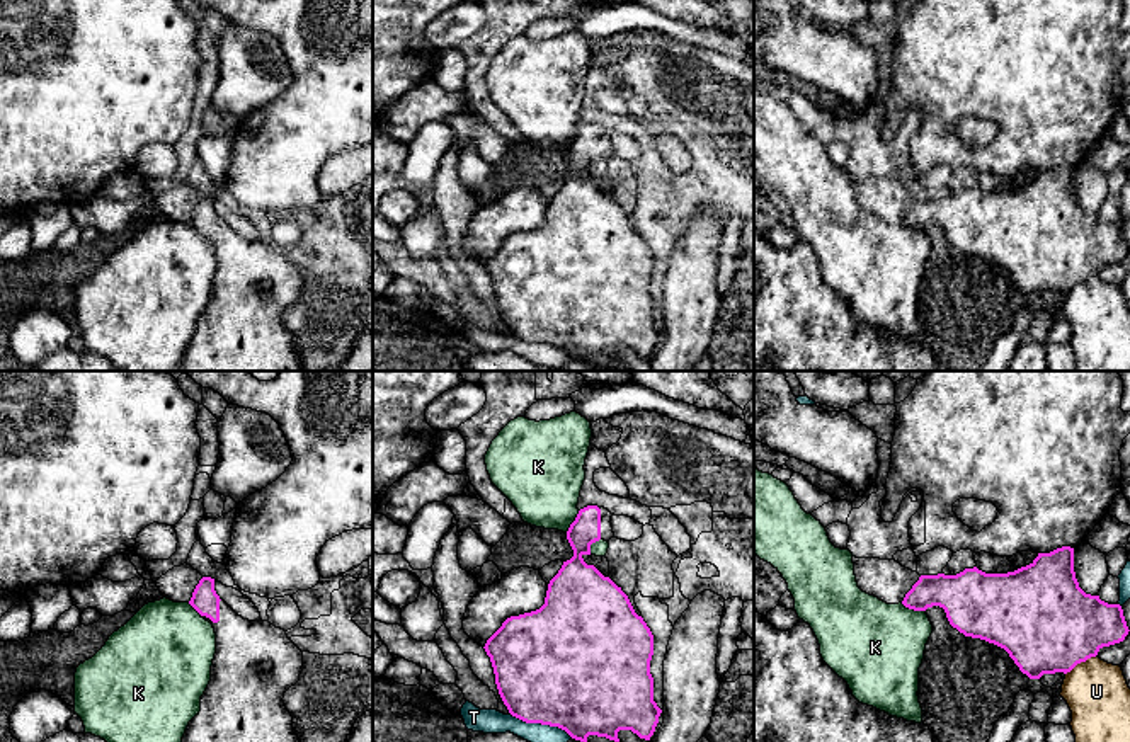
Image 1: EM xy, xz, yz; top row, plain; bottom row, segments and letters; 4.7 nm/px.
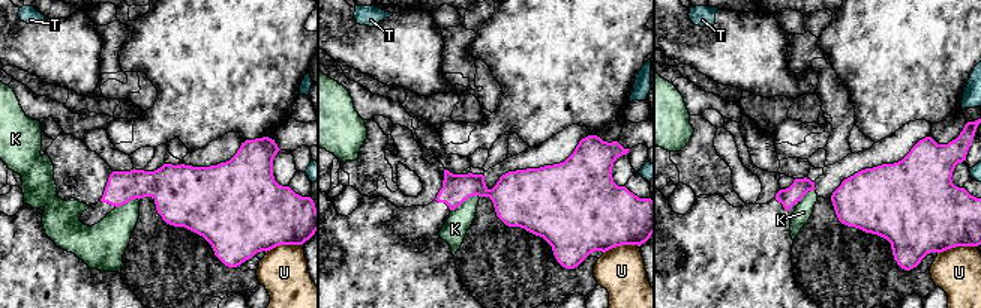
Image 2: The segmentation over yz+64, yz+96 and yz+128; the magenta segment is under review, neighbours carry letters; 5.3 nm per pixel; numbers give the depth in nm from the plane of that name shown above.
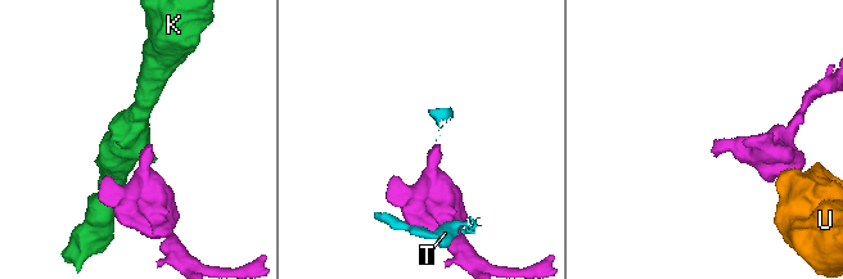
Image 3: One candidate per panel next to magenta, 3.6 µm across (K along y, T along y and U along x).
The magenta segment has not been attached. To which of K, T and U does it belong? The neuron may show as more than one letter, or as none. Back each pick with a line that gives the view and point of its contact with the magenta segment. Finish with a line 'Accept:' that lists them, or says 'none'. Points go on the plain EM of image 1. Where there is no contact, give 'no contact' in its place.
Accept: none

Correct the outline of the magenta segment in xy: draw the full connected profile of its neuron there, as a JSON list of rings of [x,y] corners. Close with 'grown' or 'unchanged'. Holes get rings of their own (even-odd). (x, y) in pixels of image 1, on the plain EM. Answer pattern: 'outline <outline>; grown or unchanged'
outline [[[211,196],[199,199],[189,223],[213,243],[216,272],[201,330],[189,340],[174,371],[305,371],[282,320],[284,311],[300,300],[303,271],[269,240],[238,235],[216,213]]]; grown

